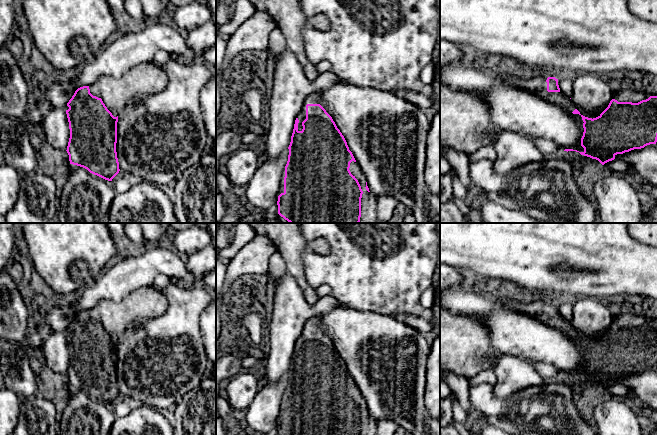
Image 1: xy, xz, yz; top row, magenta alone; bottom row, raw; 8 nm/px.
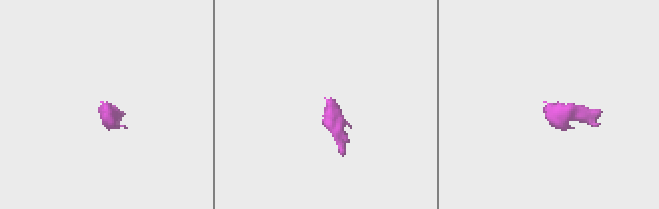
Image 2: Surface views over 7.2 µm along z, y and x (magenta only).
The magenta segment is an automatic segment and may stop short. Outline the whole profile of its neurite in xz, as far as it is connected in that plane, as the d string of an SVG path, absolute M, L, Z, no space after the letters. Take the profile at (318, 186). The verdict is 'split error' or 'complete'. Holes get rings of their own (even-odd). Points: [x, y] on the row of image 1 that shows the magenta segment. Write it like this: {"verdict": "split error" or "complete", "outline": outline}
{"verdict": "split error", "outline": "M314 92L310 94L306 98L299 115L295 120L294 129L291 136L291 142L288 147L288 161L285 166L284 192L278 196L277 201L278 214L285 220L287 220L289 223L380 223L377 219L377 200L369 191L365 175L358 166L352 152L349 150L344 136L337 128L332 117L320 105L320 98L320 92Z"}

